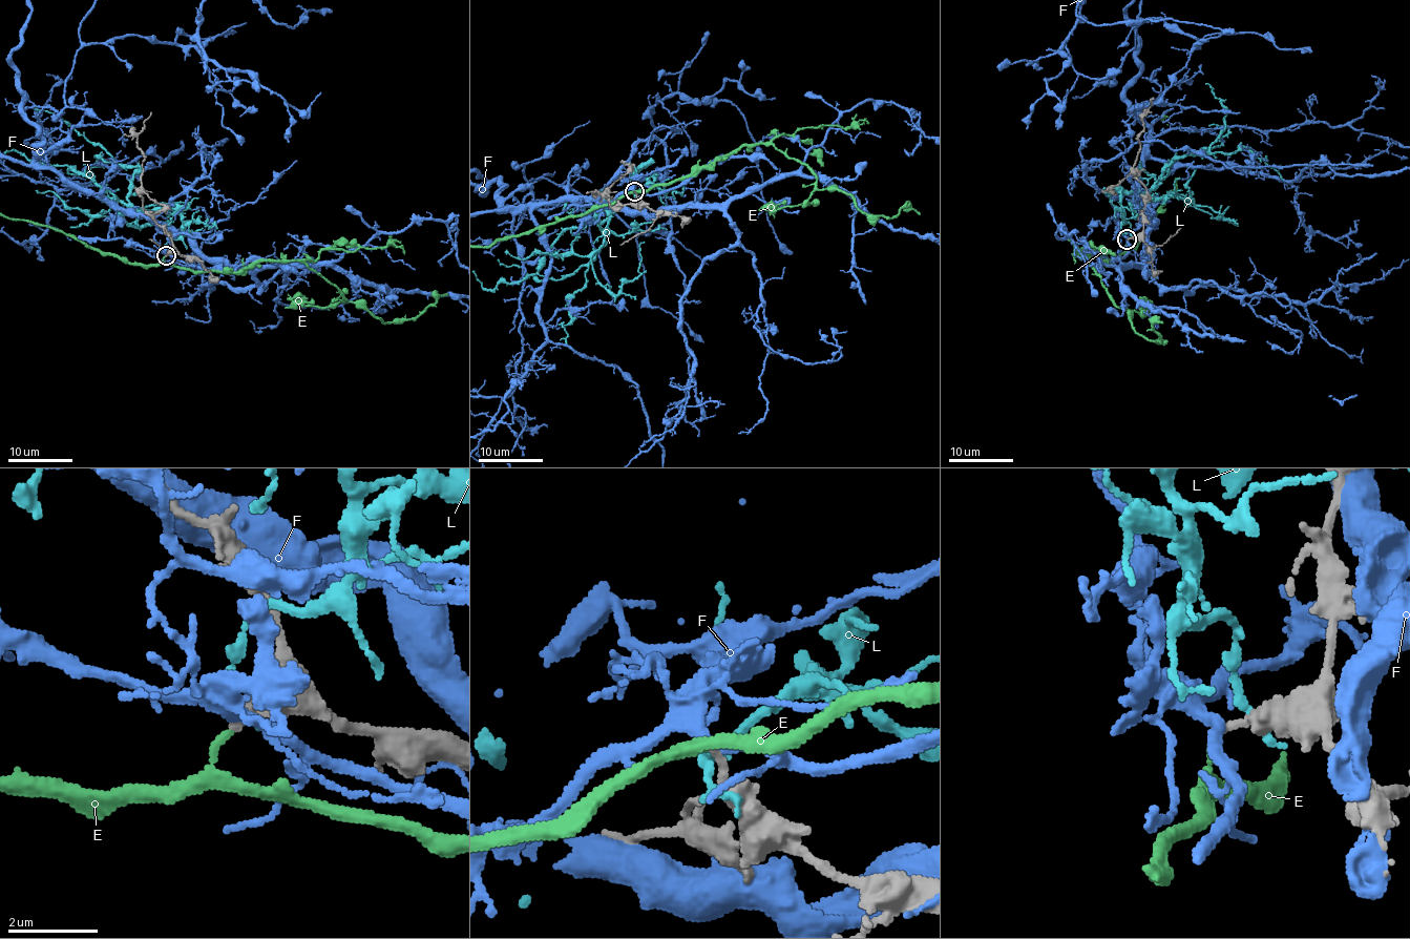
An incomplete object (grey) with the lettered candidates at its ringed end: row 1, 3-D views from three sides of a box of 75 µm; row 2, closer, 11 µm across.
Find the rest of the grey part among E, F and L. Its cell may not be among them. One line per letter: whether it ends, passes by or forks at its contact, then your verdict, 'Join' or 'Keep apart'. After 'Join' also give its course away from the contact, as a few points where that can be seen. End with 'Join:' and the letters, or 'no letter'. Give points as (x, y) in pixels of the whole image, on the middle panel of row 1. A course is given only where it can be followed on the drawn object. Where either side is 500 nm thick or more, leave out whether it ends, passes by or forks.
E: It ends there. Join
F: It passes by. Keep apart
L: It ends there. Keep apart
Join: E

